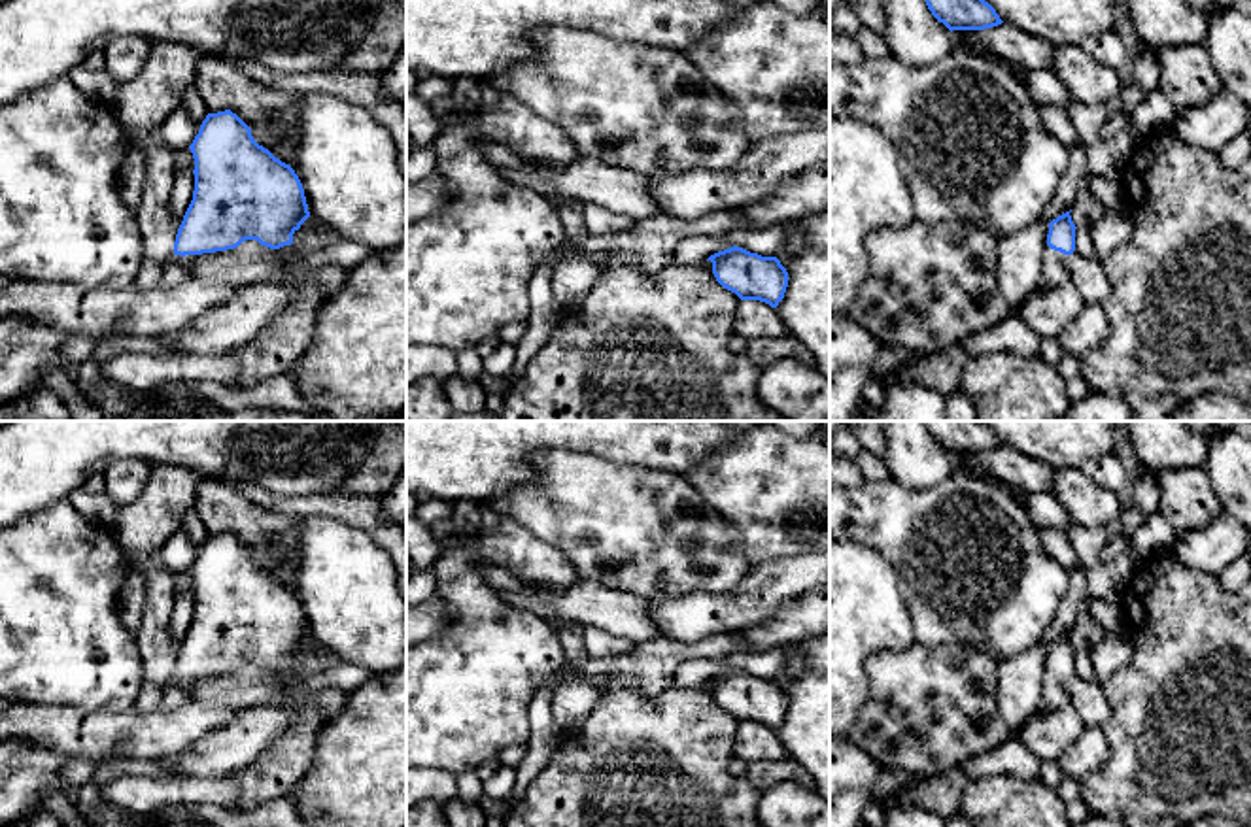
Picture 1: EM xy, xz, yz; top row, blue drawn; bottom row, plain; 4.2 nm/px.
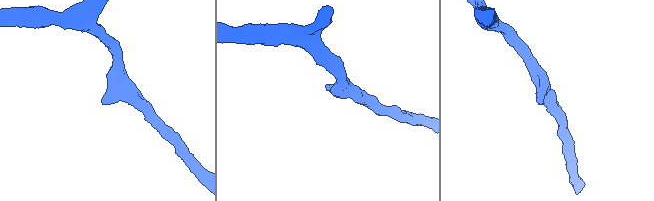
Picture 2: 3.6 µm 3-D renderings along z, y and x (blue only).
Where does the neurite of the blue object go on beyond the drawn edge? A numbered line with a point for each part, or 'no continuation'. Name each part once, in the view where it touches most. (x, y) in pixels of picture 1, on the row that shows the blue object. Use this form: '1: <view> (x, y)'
1: yz (1055, 270)

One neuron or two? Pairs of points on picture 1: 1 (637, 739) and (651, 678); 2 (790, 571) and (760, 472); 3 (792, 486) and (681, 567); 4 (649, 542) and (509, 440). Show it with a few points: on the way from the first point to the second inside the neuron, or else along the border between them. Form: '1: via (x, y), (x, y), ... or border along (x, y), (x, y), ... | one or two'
1: border along (671, 686), (656, 693), (624, 690), (603, 693) | two
2: border along (809, 554), (766, 559), (753, 567) | two
3: border along (702, 501), (737, 529), (745, 559), (751, 567) | two
4: border along (575, 452), (537, 452), (537, 478), (505, 493) | two

